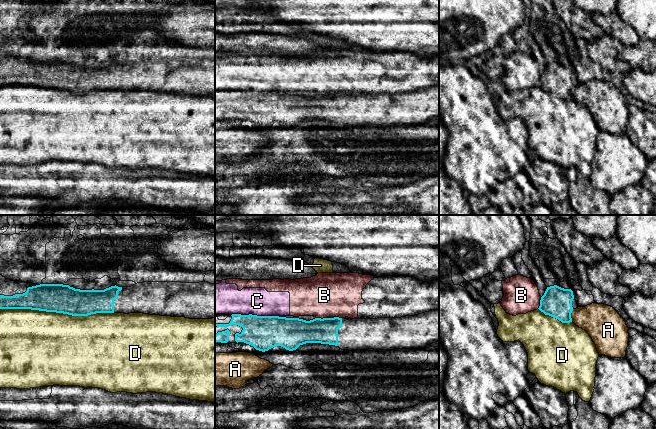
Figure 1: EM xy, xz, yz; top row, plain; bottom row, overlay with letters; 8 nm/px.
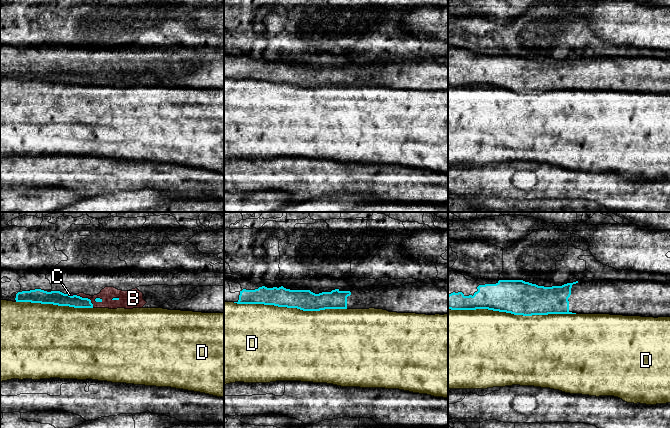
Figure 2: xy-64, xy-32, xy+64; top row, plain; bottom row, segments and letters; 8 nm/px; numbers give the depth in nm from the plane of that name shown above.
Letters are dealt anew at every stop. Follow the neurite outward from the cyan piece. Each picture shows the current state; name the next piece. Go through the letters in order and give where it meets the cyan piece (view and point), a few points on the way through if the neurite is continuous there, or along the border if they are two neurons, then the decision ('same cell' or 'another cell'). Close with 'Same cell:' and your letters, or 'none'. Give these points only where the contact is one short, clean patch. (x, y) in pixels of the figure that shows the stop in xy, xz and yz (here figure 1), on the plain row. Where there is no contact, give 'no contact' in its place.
A: meets cyan in yz at (570, 91); another cell
B: meets cyan in xz at (323, 94); border along xz (316, 93), (327, 94); another cell
C: meets cyan in xz at (255, 91); another cell
D: meets cyan in xy at (57, 88); another cell
Same cell: none

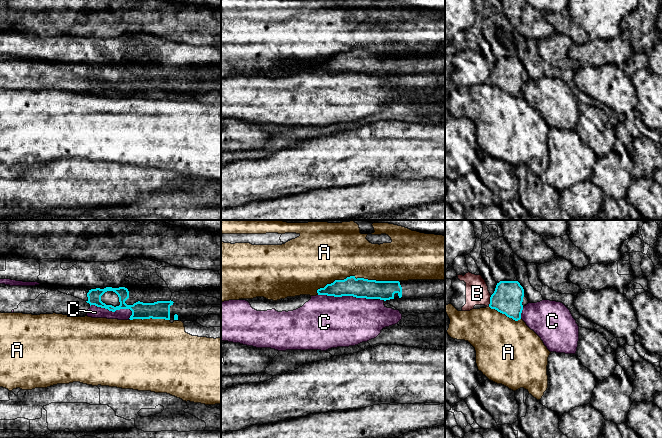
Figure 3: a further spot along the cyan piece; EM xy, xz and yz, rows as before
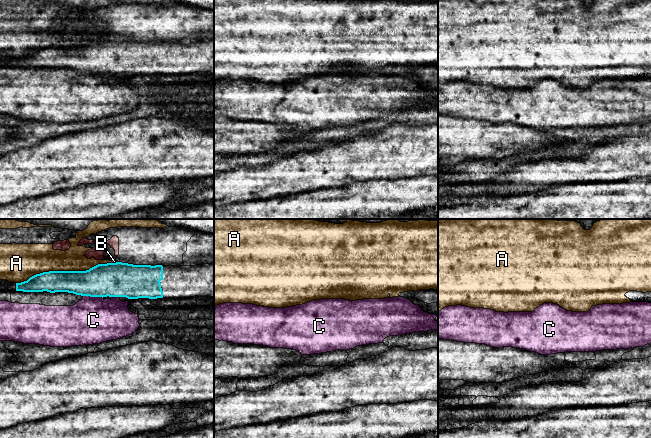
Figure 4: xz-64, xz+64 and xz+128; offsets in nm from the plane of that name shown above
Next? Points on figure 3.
A: meets cyan in xz at (357, 54); another cell
B: meets cyan in yz at (490, 77); another cell
C: meets cyan in xz at (346, 71); another cell
Same cell: none

